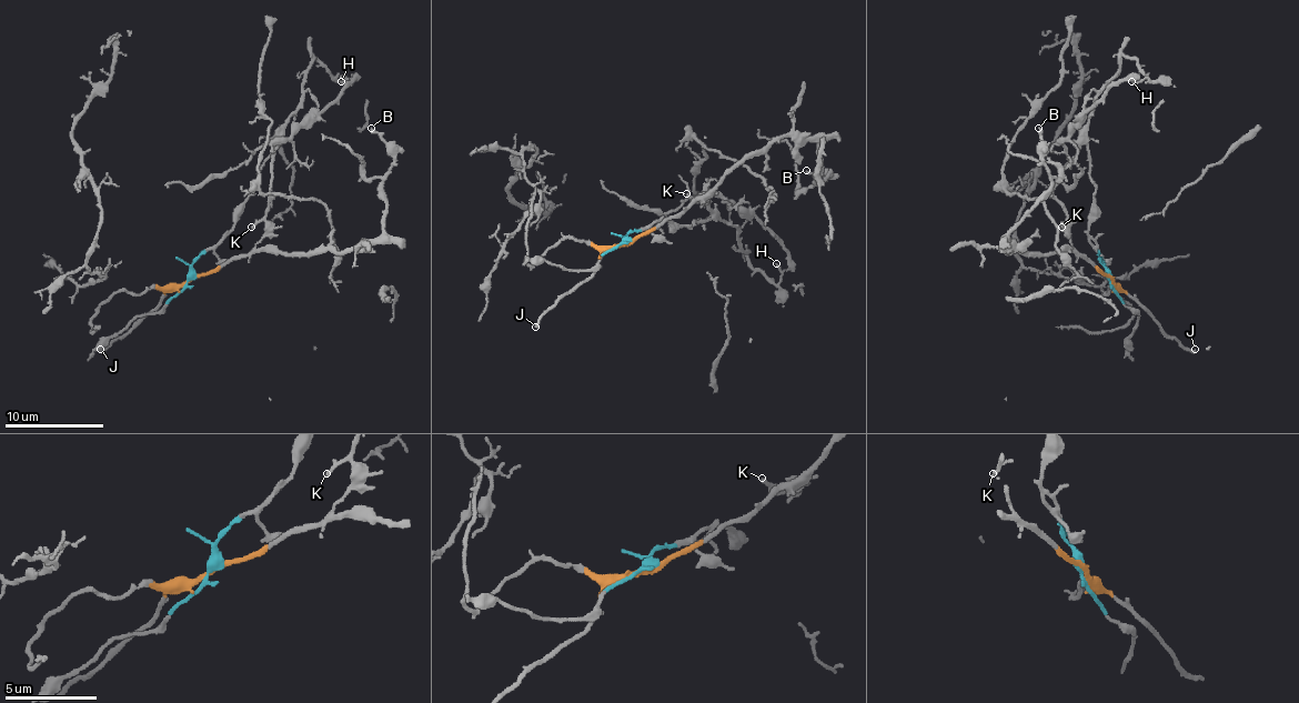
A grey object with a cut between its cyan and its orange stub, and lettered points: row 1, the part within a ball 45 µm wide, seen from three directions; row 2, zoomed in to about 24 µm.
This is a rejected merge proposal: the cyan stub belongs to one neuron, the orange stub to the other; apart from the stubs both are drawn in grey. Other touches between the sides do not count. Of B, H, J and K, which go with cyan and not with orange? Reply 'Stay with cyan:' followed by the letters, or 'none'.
Stay with cyan: H, K

